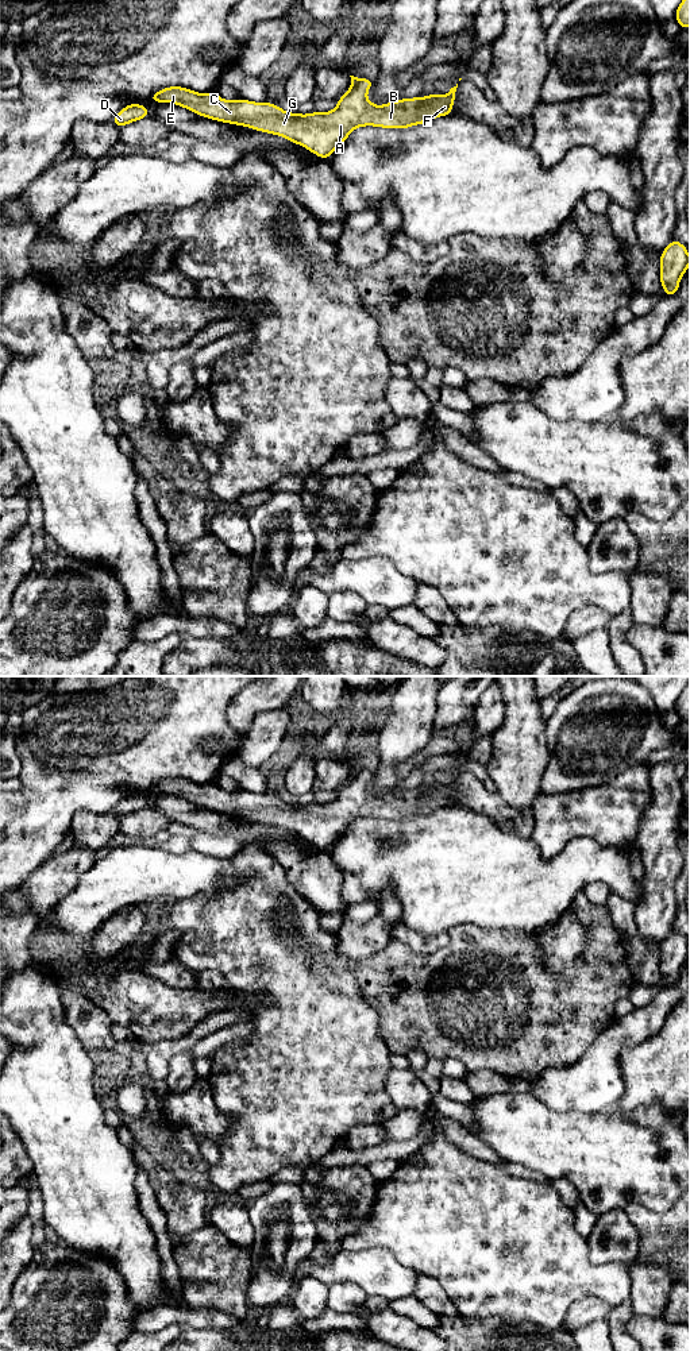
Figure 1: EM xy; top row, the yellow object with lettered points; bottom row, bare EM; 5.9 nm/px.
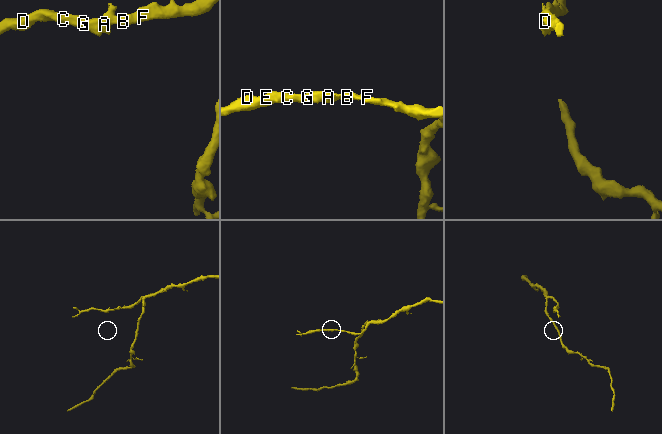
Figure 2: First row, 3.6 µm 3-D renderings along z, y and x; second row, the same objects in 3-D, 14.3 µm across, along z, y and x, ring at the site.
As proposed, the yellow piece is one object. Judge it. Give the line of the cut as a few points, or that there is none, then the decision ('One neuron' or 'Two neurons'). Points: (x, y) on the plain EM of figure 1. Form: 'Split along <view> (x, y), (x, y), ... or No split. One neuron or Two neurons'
No split. One neuron

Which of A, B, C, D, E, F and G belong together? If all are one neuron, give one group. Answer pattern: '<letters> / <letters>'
A B C D E F G

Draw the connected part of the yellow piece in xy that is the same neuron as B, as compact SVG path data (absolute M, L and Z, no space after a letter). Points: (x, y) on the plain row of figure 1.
M350 768L351 779L338 791L335 800L307 806L286 803L267 792L230 792L213 783L197 784L182 777L163 779L149 791L176 795L216 812L286 829L325 850L356 818L409 819L452 804L458 775L444 787L433 783L431 787L374 796L367 791L367 781L374 773L370 769Z

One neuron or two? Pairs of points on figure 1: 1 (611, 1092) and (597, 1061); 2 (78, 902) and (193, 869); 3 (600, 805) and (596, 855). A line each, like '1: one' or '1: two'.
1: one
2: one
3: two

